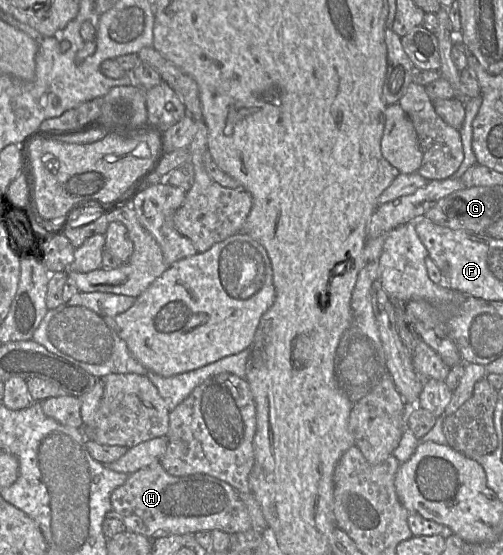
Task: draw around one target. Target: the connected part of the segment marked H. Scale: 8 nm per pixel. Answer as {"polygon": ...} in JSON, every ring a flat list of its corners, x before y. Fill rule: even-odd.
{"polygon":[[160,461,129,474,126,482,112,492,111,505,112,510,123,520,127,531,149,539,206,530,233,534,253,528,245,504,230,484,201,473,173,476,163,468]]}

